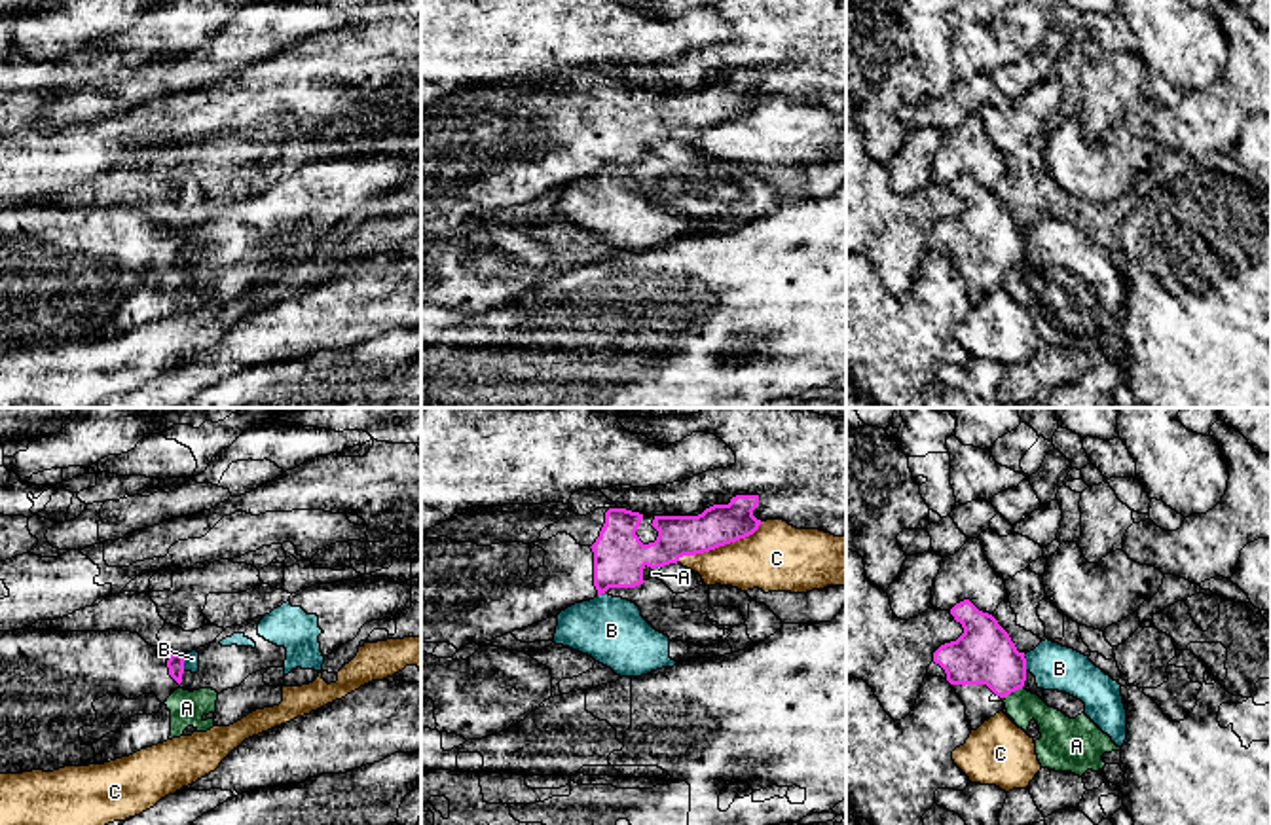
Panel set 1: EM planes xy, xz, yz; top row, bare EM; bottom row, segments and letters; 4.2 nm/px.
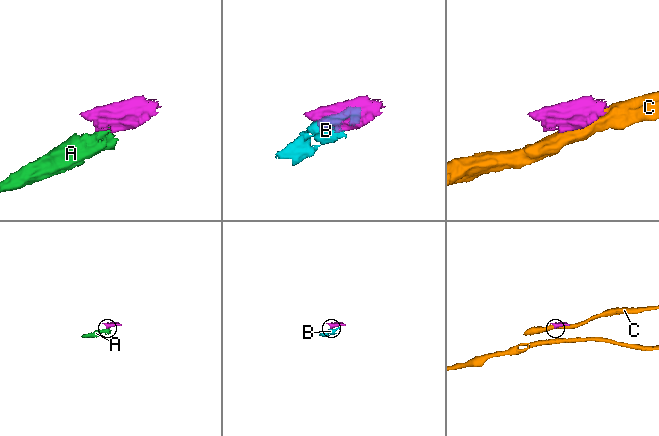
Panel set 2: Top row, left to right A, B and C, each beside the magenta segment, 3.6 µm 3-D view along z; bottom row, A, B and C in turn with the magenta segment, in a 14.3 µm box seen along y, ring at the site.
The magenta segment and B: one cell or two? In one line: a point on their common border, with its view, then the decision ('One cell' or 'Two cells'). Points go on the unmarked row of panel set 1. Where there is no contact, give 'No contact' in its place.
Touches magenta at xy (183, 238). Two cells

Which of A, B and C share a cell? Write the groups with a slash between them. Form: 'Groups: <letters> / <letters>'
Groups: A B / C

